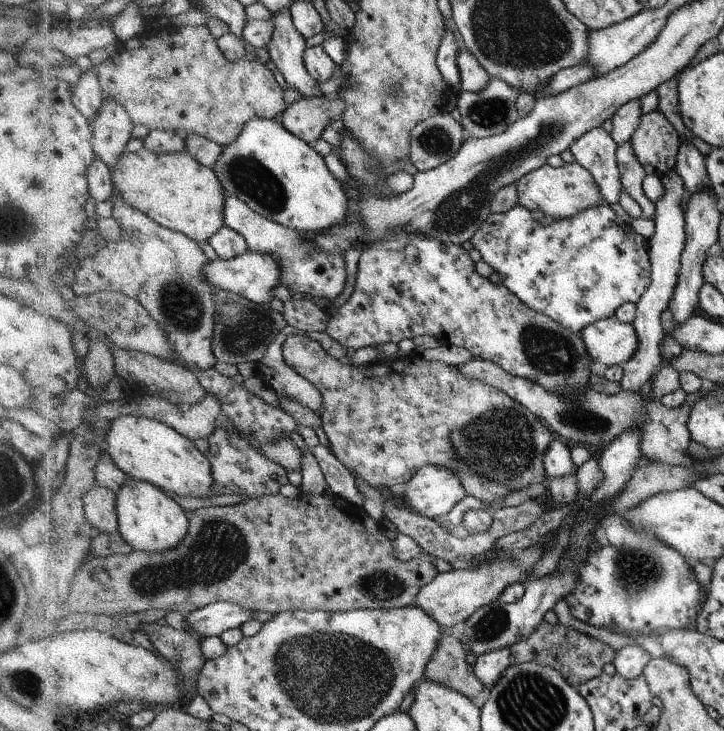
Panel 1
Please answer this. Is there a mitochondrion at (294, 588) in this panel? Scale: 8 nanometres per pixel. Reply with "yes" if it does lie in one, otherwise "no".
no

